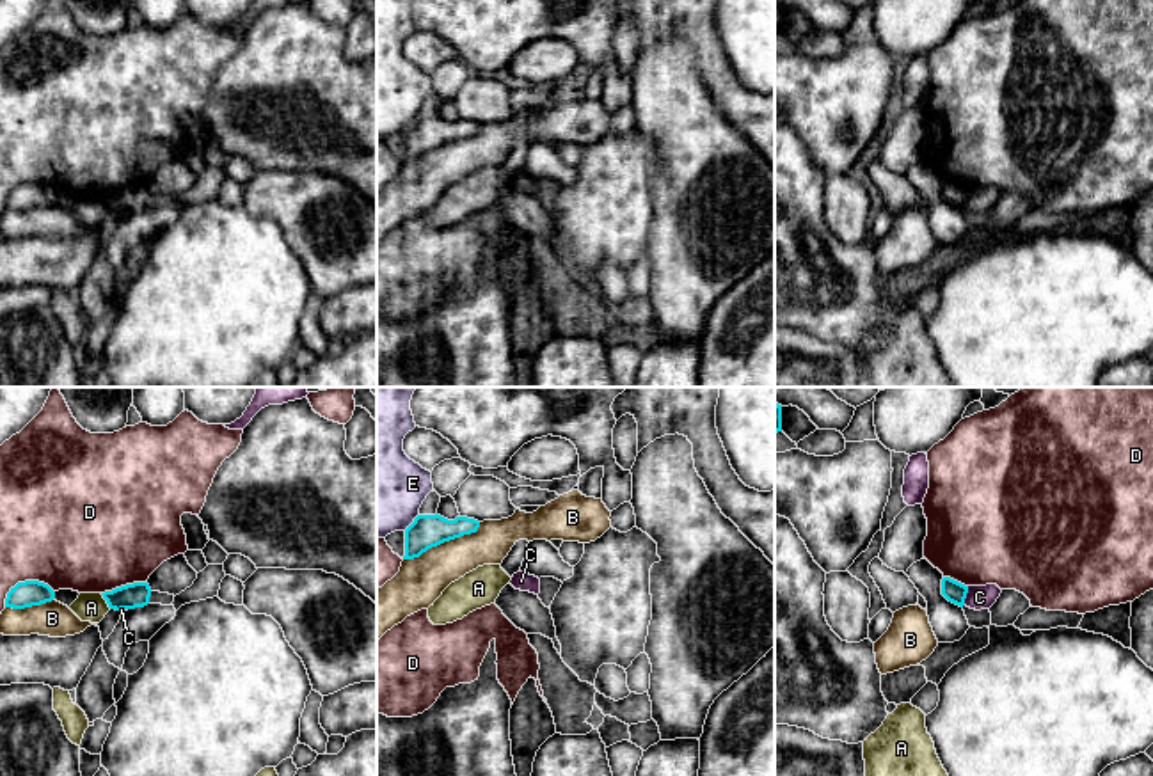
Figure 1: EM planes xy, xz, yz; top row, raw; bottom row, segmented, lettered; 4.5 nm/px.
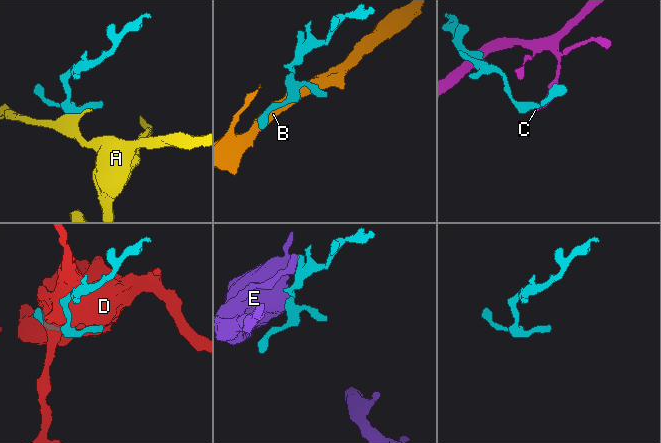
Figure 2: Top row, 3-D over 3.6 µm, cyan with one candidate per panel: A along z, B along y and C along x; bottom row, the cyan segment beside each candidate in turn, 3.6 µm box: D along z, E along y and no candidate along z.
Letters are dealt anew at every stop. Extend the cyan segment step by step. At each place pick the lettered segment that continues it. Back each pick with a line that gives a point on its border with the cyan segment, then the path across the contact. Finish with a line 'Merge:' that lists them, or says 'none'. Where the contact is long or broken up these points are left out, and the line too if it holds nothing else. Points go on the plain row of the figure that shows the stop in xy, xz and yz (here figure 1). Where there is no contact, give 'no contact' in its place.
Merge: none

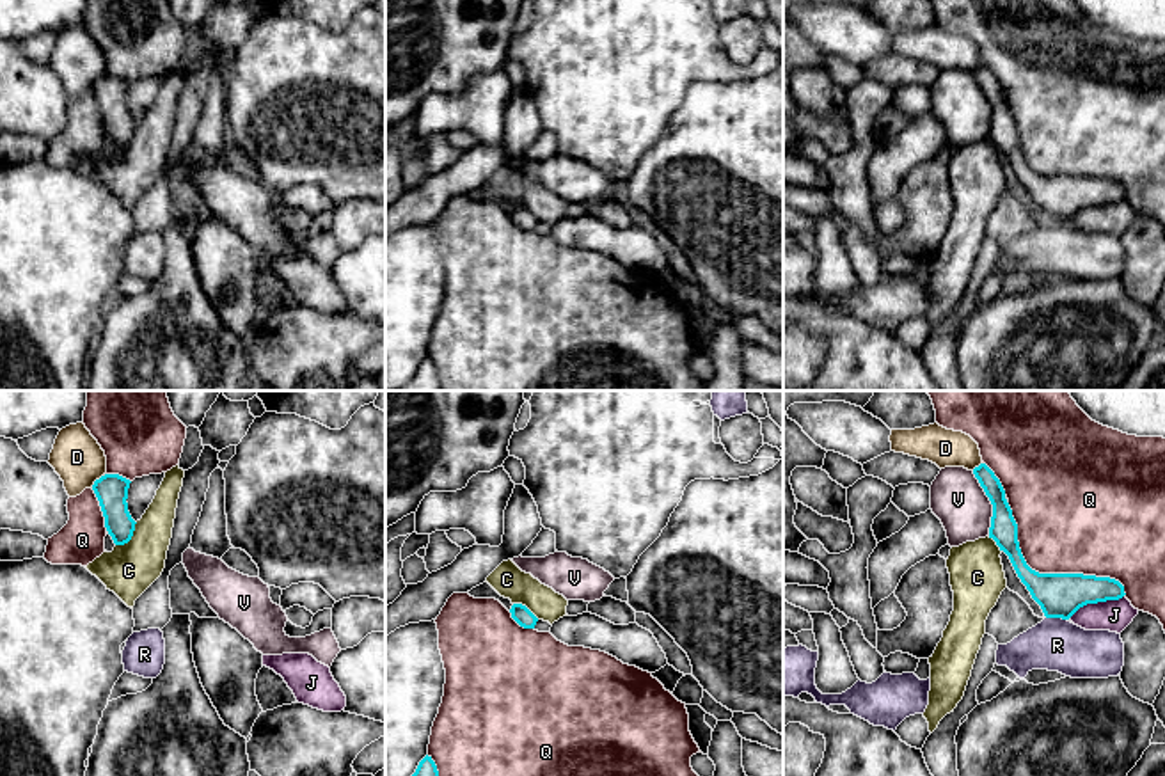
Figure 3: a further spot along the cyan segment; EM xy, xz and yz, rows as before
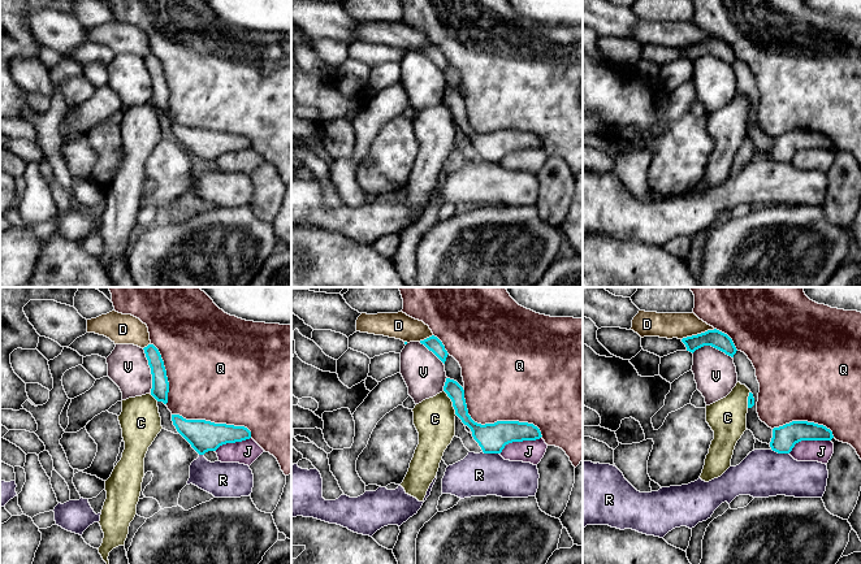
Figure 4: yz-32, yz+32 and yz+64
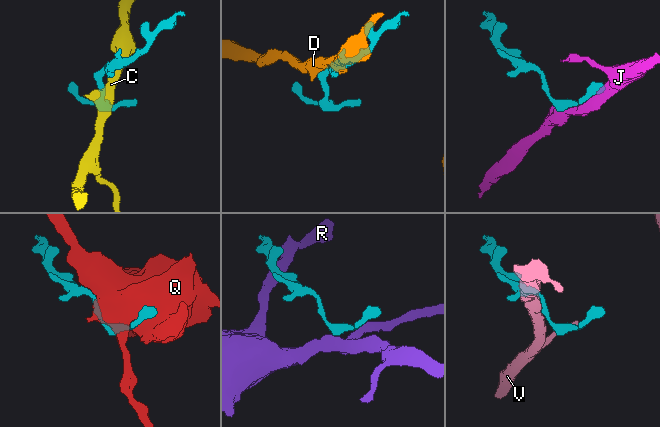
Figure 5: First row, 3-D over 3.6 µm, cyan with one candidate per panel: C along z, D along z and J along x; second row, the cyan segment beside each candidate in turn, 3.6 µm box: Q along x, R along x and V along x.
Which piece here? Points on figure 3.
Merge: none

